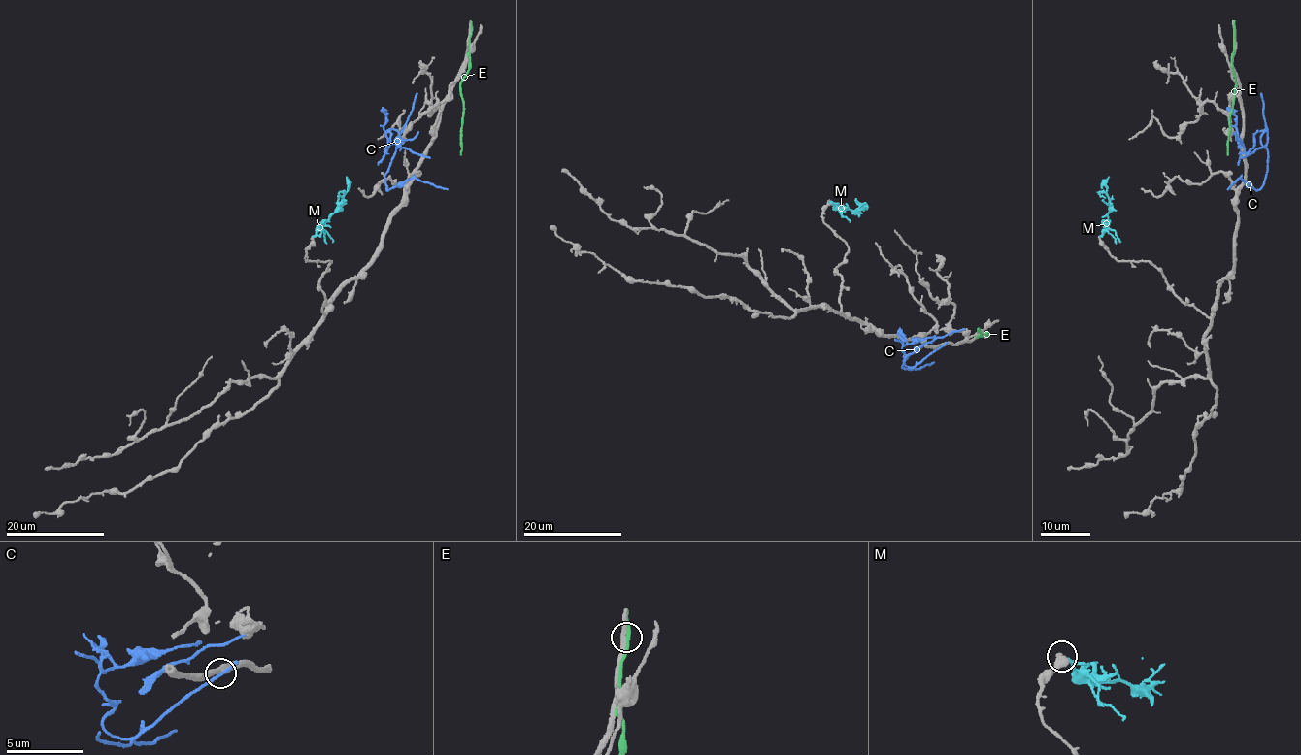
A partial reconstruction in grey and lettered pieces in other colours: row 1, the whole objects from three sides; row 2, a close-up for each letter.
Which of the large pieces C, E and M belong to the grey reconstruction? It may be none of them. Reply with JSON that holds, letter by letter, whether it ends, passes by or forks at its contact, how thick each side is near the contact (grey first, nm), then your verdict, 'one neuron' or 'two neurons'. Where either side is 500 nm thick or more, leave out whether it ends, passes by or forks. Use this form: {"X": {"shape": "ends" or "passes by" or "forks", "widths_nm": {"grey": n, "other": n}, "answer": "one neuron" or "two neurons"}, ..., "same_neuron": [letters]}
{"C": {"shape": "passes by", "widths_nm": {"grey": 460, "other": 190}, "answer": "two neurons"}, "E": {"shape": "passes by", "widths_nm": {"grey": 300, "other": 240}, "answer": "two neurons"}, "M": {"shape": "passes by", "widths_nm": {"grey": 240, "other": 160}, "answer": "two neurons"}, "same_neuron": []}

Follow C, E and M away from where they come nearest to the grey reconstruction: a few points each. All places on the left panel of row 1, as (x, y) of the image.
C: (424, 155), (398, 147), (384, 176), (385, 186), (390, 189), (413, 178), (448, 189)
E: (471, 30), (470, 68), (460, 84), (463, 112), (460, 154)
M: (313, 236), (336, 210), (348, 189), (347, 177)

